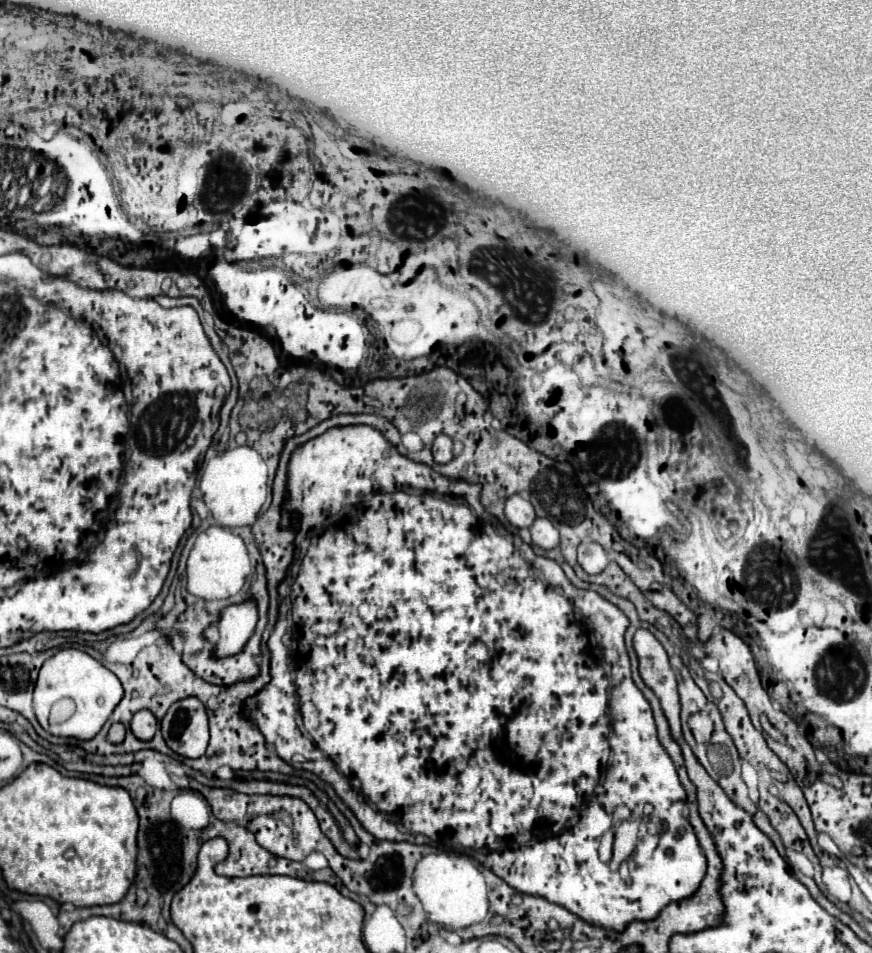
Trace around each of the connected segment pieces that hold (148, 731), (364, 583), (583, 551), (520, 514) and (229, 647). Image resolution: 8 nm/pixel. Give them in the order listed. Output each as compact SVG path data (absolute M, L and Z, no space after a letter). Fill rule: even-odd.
M148 710L136 712L132 722L130 722L130 730L138 740L150 740L154 736L154 732L156 732L156 726L158 726L158 720Z
M340 426L330 428L322 436L316 436L308 440L308 444L300 444L296 452L292 452L292 460L288 462L288 500L284 500L282 506L282 518L280 526L287 528L292 524L292 516L296 514L300 522L299 533L296 534L295 546L306 538L312 528L320 524L328 524L326 530L312 536L310 548L302 560L295 559L288 568L286 578L279 584L280 588L292 585L290 600L287 589L280 589L281 601L279 603L279 617L275 628L268 639L270 648L270 675L271 680L260 690L252 700L248 700L248 716L256 720L256 726L260 728L262 736L266 738L266 744L276 748L276 754L290 766L310 770L318 774L322 780L334 786L338 796L348 804L348 808L358 816L368 814L368 826L364 826L372 836L380 840L380 836L388 836L388 840L396 842L396 836L406 834L422 834L430 840L432 846L438 850L452 850L458 854L472 856L482 866L490 868L496 876L500 876L504 882L508 882L512 888L524 894L546 898L548 902L560 904L568 908L568 912L580 916L582 920L588 920L588 924L600 924L600 928L616 928L616 932L624 932L632 920L654 920L664 906L672 902L680 902L684 898L690 898L698 892L708 862L706 856L698 844L698 838L694 834L694 828L688 824L686 818L686 790L678 780L678 772L674 768L672 758L660 744L656 736L656 724L652 716L650 702L644 698L644 694L638 690L638 686L632 680L630 674L630 658L626 654L624 646L624 632L628 628L628 618L620 608L616 608L612 602L596 594L594 590L580 590L570 584L562 568L542 556L536 556L532 548L518 542L518 550L512 544L510 538L496 532L496 528L490 524L490 520L484 518L484 506L480 502L480 484L470 484L464 480L450 480L440 474L436 474L428 464L408 460L406 456L400 456L388 440L384 440L382 432L372 426ZM440 496L454 496L462 502L450 504L448 500ZM292 609L294 620L294 634L292 634L292 652L294 652L294 664L296 664L296 680L294 680L294 664L290 664L288 646L282 642L284 632L293 626L289 616ZM574 612L580 612L584 618L588 618L594 624L594 634L600 636L600 648L590 646L588 634L580 628L580 622L576 620ZM602 660L611 666L611 674L608 680ZM298 696L300 696L300 714L304 720L306 730L314 738L316 744L312 744L308 738L304 738L296 726L296 712L298 712ZM600 778L604 778L606 792L602 796L594 796L588 804L588 808L582 812L584 824L568 826L572 818L580 814L580 806L584 800L588 800L594 794L594 788L598 786ZM650 802L654 806L652 816L664 822L664 832L658 836L650 836L646 832L646 818L642 814L644 804ZM616 806L628 806L632 810L632 820L642 820L640 826L640 844L630 860L630 876L632 884L626 886L618 872L612 872L608 864L602 864L598 860L598 846L600 838L606 830L612 830L612 810Z
M582 542L578 548L578 564L588 574L598 574L608 566L608 554L598 542Z
M518 494L508 496L504 514L506 514L508 522L516 528L528 528L536 518L536 512L534 512L532 504L528 500L524 500L522 496L518 496Z
M252 600L224 608L222 618L218 622L220 640L216 642L214 654L216 656L238 654L252 636L256 620L258 620L258 610Z

